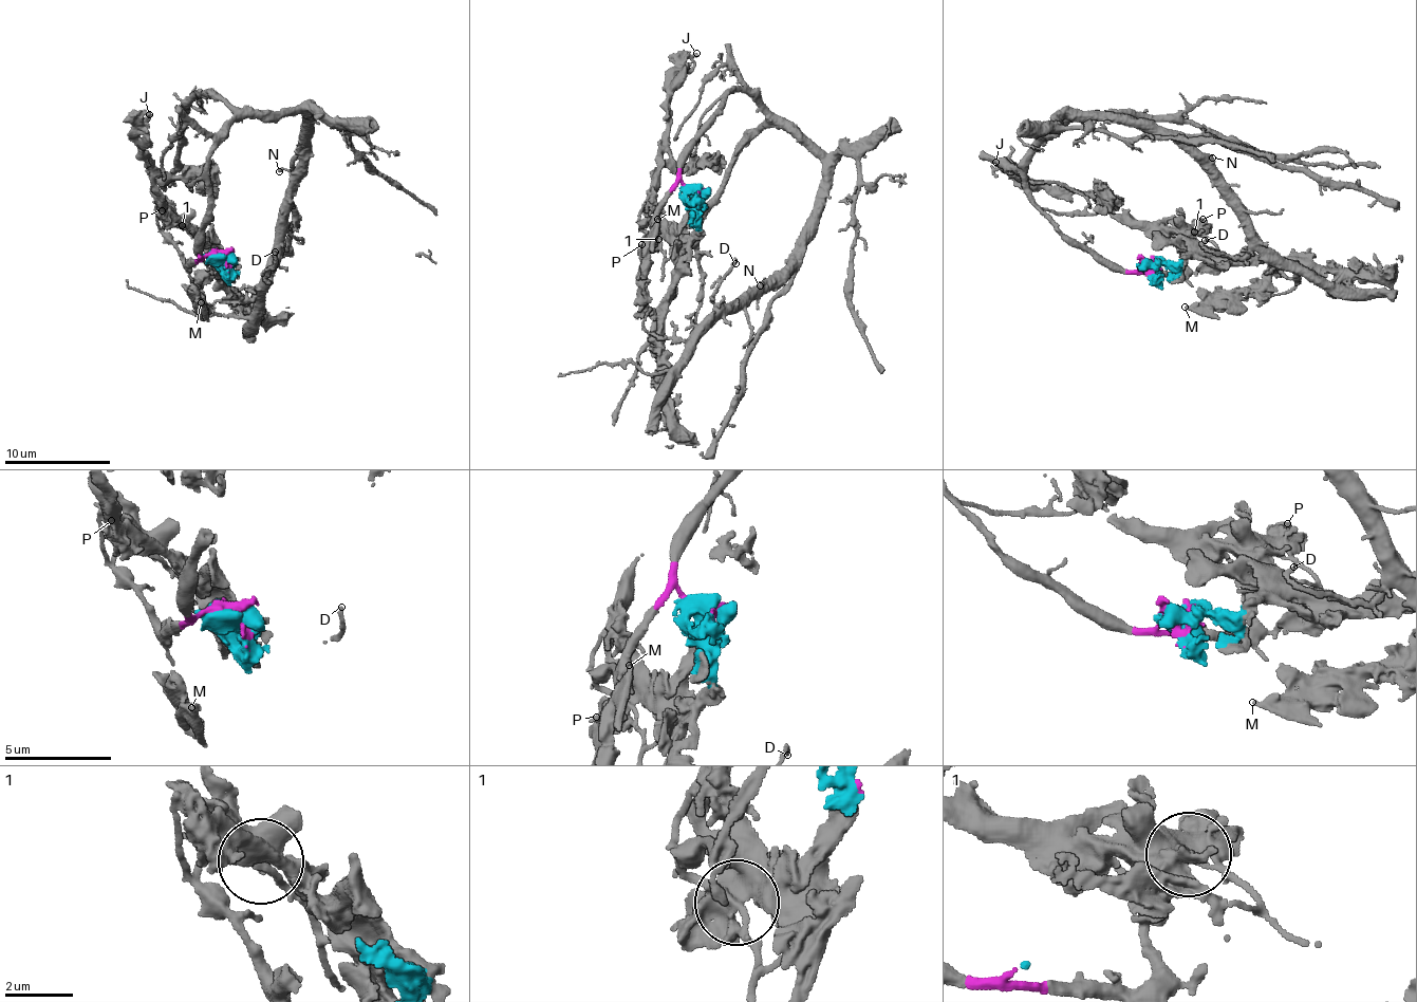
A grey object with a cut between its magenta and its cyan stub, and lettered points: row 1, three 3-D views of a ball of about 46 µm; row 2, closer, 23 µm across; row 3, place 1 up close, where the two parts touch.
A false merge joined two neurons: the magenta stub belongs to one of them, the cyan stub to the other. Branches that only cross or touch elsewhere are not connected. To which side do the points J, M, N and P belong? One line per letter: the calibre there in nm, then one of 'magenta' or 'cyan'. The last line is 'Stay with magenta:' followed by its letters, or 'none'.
J: 180 nm | cyan
M: 240 nm | cyan
N: 180 nm | magenta
P: 500 nm | cyan
Stay with magenta: N

